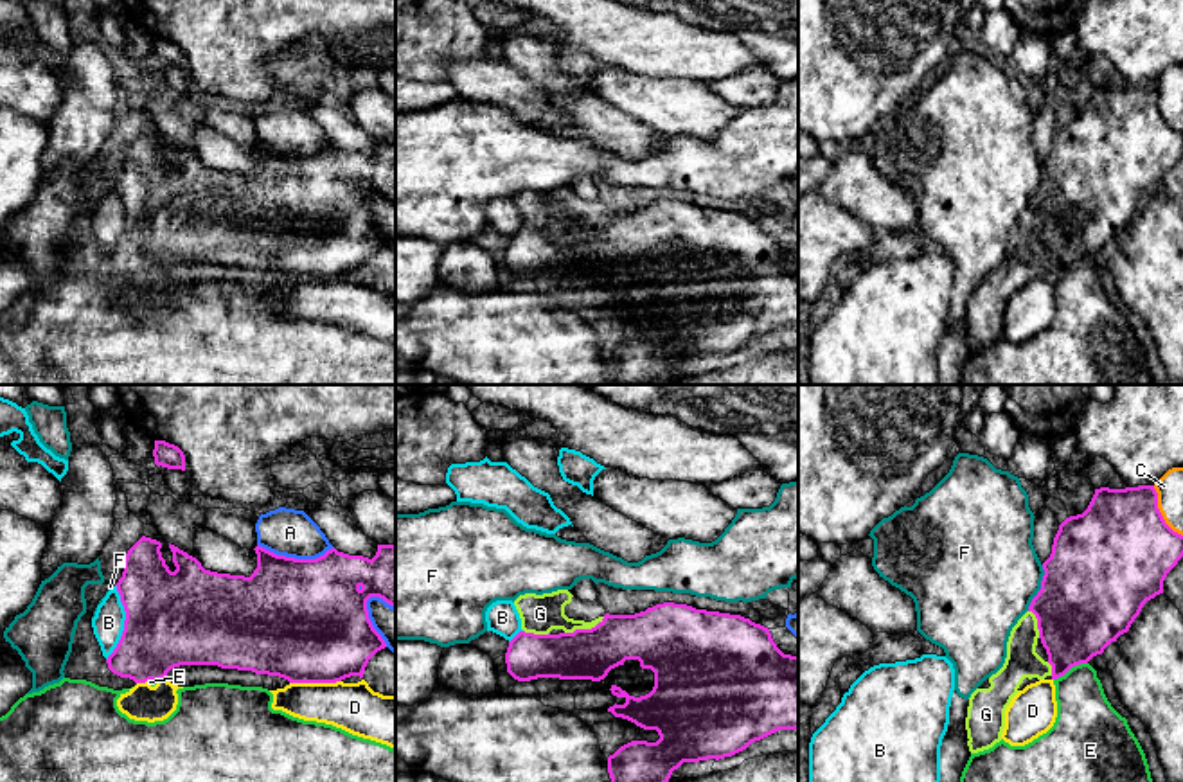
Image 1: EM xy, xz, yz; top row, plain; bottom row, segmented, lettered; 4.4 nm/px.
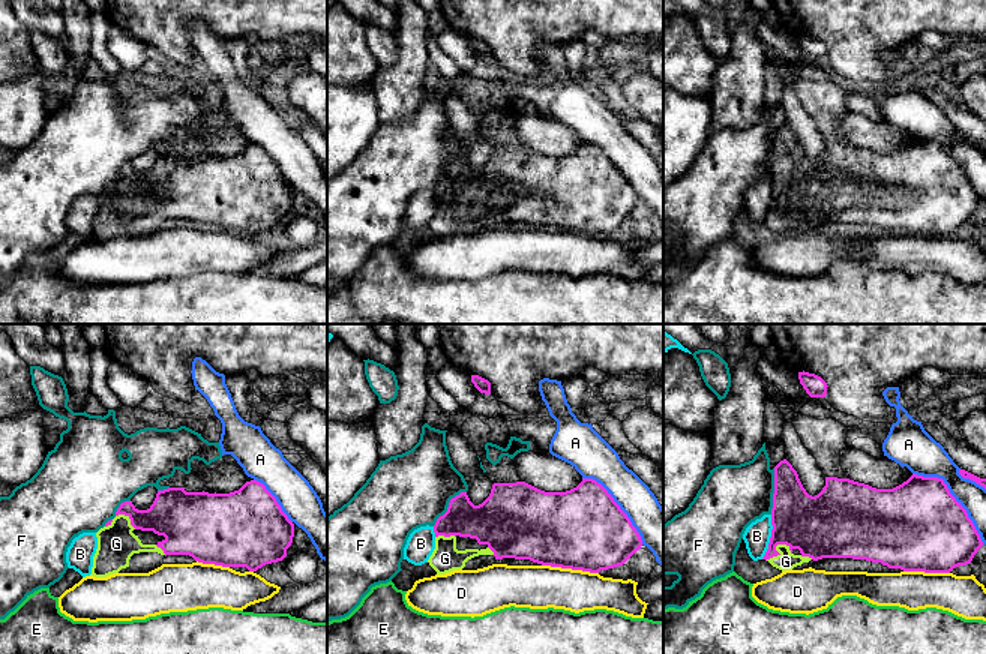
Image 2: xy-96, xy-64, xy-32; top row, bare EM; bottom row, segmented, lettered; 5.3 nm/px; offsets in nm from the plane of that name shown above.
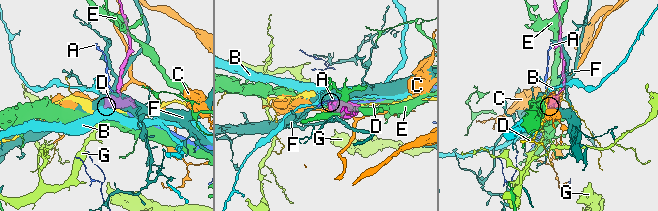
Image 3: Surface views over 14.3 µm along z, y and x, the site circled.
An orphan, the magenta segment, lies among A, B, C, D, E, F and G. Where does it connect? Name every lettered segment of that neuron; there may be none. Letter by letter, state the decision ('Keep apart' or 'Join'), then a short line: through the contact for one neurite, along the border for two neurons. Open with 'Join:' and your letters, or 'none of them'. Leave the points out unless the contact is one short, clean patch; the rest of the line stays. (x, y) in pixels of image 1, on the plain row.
Join: G
A: Keep apart
B: Keep apart
C: Keep apart
D: Keep apart
E: Keep apart
F: Keep apart
G: Join. Line: xz (592, 250), (585, 243), (585, 227), (540, 211)

